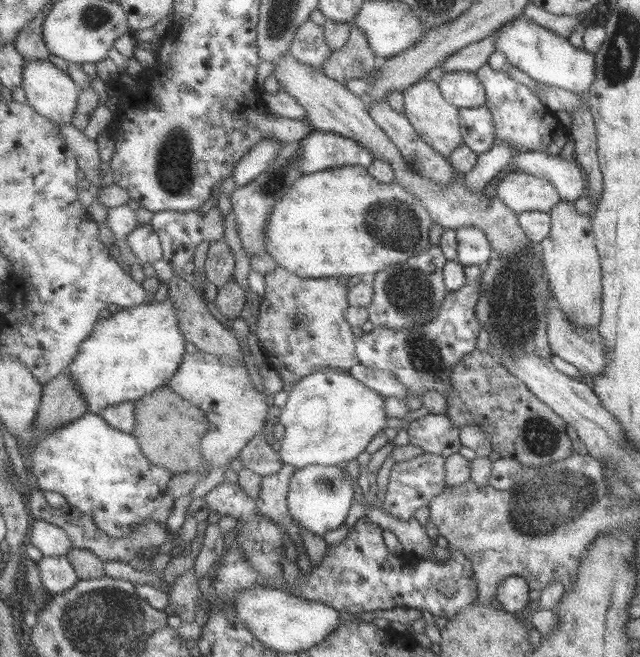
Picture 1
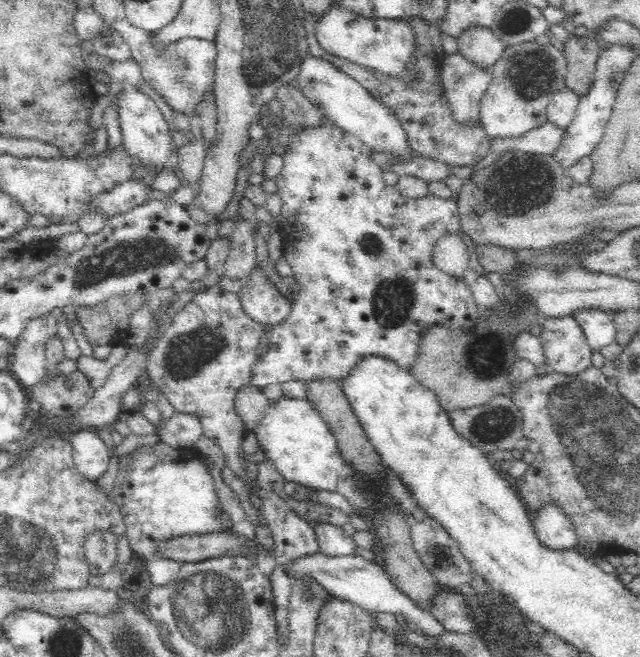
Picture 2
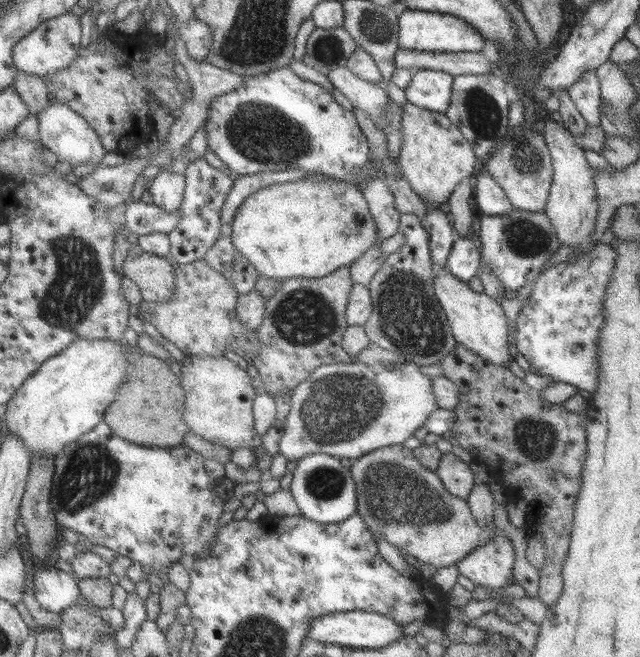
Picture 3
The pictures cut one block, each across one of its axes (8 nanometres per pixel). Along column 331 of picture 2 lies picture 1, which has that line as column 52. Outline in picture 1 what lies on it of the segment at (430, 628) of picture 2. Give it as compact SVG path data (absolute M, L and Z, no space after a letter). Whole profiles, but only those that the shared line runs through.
M68 555L45 557L38 561L41 577L53 596L74 588L80 581L79 575Z

